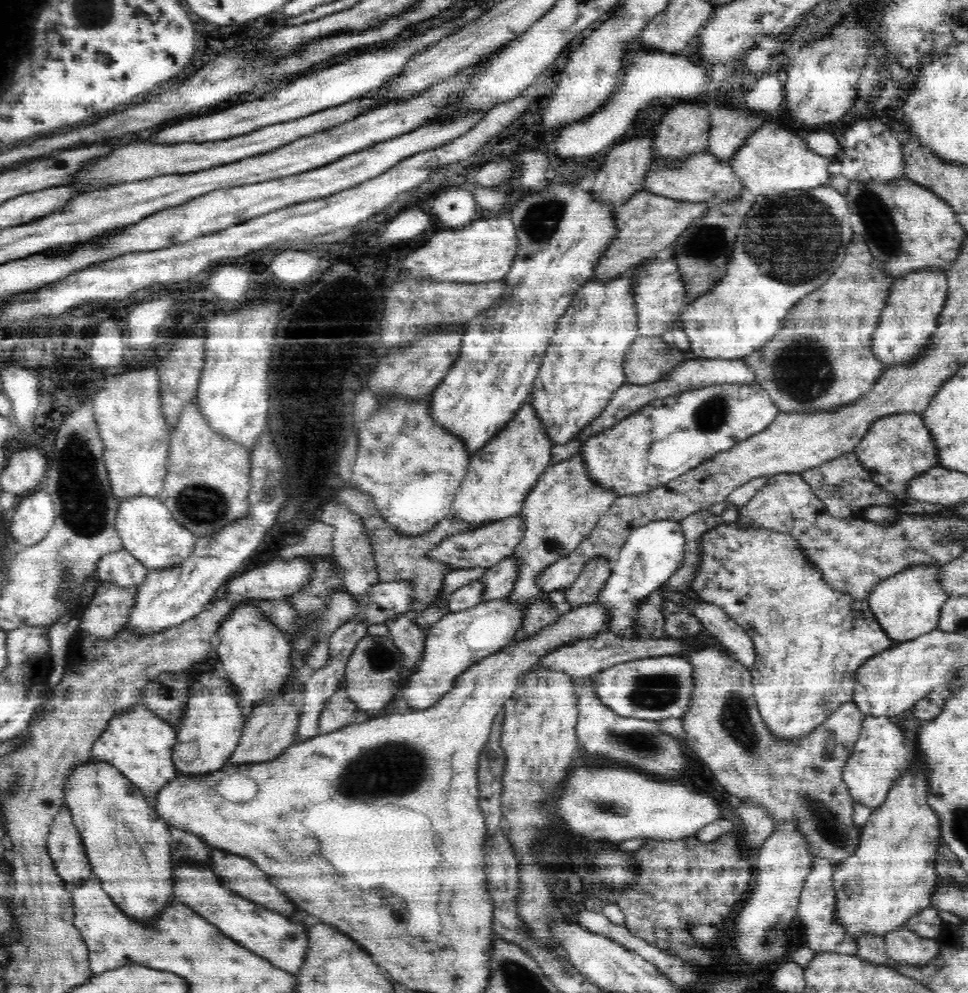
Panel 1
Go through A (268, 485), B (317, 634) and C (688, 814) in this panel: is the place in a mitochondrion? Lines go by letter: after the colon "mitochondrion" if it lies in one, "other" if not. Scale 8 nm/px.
A: mitochondrion
B: other
C: other

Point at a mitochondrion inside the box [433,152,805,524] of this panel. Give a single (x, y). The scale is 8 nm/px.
(540, 224)

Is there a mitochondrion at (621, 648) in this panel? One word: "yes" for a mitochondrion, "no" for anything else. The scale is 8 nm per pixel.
no

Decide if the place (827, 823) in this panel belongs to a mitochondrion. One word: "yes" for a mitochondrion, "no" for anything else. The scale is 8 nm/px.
yes

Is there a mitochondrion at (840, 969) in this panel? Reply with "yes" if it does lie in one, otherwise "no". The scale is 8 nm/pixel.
yes

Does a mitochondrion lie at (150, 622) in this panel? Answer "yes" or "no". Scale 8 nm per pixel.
no

